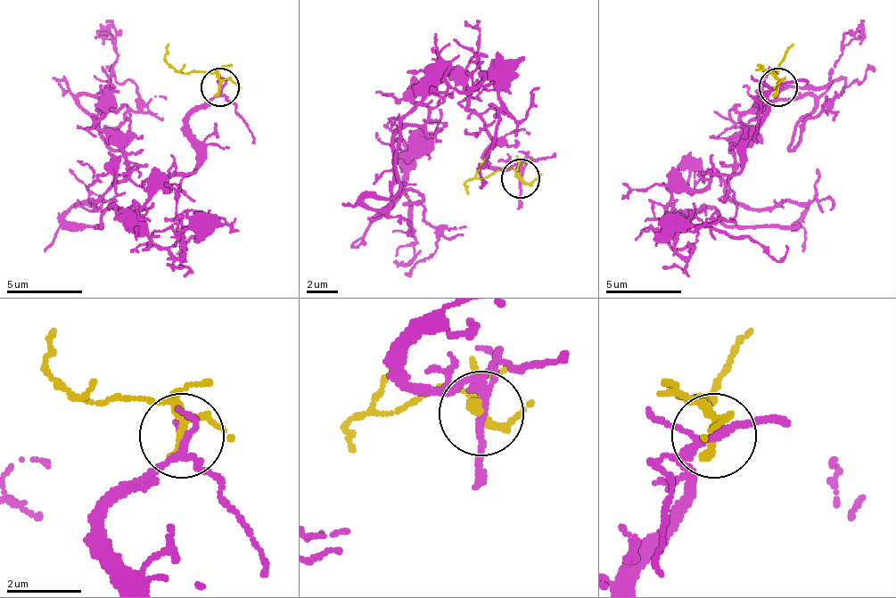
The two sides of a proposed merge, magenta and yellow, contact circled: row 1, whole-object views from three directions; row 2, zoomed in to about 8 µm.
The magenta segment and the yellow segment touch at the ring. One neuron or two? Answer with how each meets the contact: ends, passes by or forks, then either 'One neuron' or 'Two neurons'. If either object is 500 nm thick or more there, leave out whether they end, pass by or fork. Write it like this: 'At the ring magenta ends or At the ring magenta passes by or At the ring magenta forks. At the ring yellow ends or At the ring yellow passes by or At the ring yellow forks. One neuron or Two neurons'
At the ring magenta forks. At the ring yellow passes by. Two neurons

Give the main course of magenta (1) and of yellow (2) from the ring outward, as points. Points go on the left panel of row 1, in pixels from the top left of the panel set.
1: (221, 86), (198, 166), (69, 223), (126, 173), (80, 101), (118, 127), (137, 86), (110, 67)
2: (221, 86), (205, 70), (183, 74), (171, 63), (168, 44)

